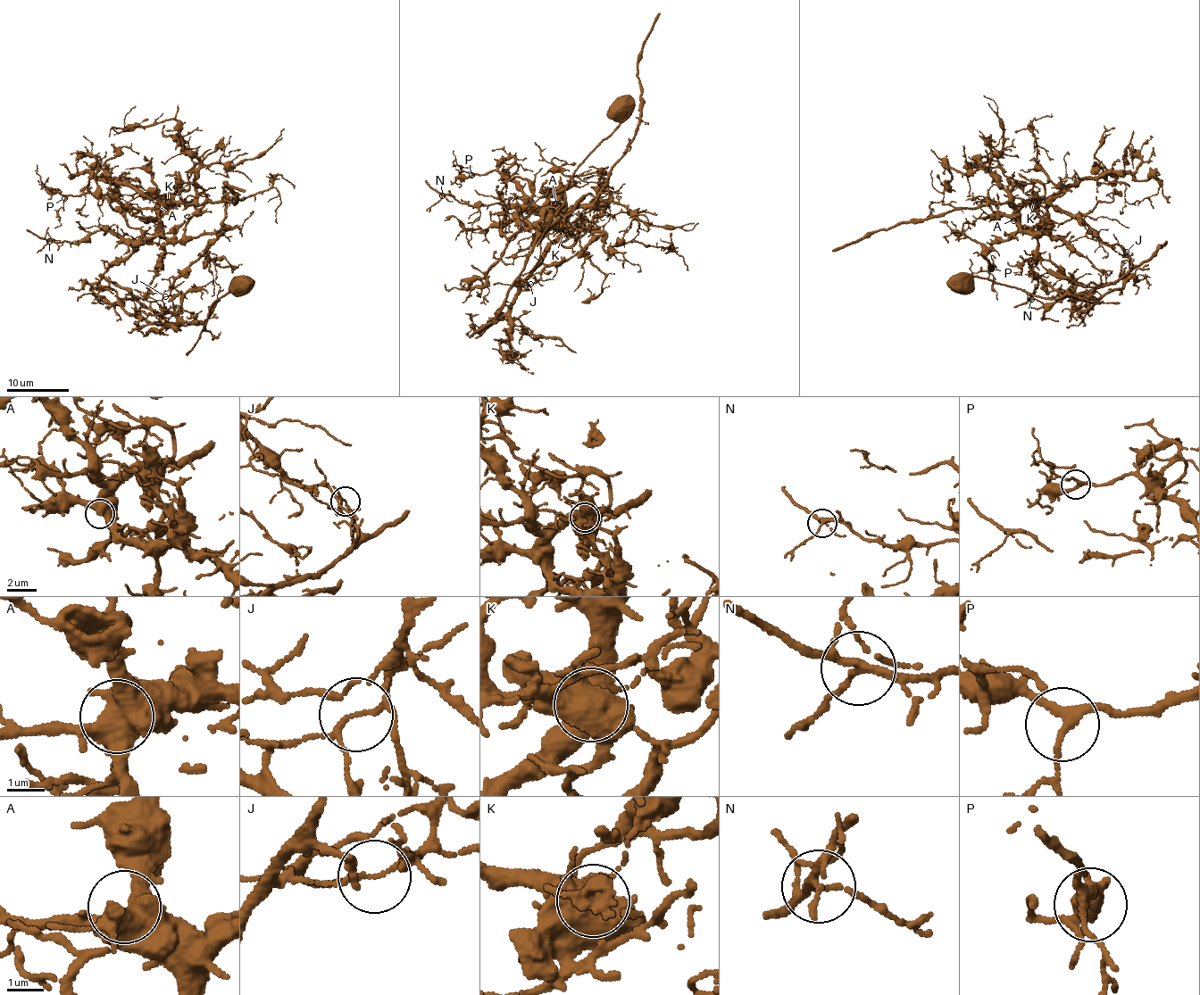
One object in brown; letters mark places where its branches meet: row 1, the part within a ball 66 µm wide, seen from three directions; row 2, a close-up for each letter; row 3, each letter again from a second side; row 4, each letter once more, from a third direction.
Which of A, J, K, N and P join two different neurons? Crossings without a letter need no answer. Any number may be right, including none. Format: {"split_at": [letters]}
{"split_at": ["J", "K"]}

